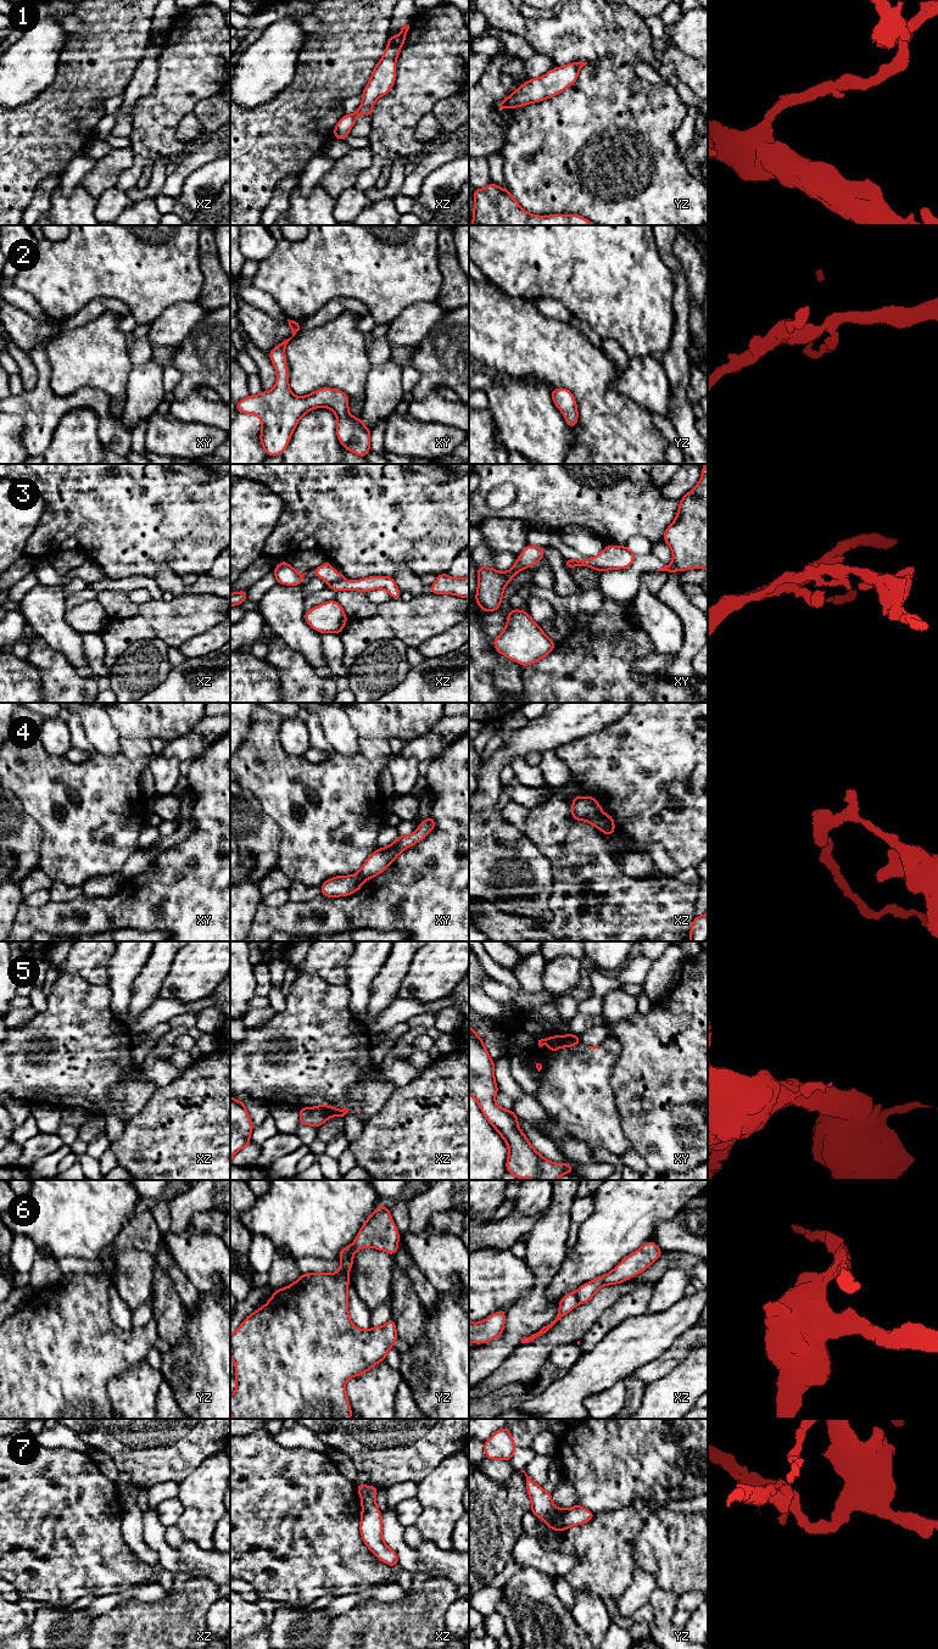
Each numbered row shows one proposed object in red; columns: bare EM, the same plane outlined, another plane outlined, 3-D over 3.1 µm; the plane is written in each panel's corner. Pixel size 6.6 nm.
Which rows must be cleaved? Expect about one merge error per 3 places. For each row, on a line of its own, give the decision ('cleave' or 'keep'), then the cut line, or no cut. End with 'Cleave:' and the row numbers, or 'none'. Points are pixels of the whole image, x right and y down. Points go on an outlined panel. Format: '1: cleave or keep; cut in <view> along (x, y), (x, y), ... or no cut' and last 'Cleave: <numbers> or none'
1: keep; no cut
2: keep; no cut
3: cleave; cut in xz along (341, 580), (327, 583)
4: cleave; cut in xz along (602, 812), (597, 826)
5: cleave; cut in xz along (316, 1106), (330, 1116)
6: cleave; cut in yz along (353, 1245), (352, 1261)
7: cleave; cut in xz along (374, 1497), (363, 1496), (361, 1498)
Cleave: 3, 4, 5, 6, 7

